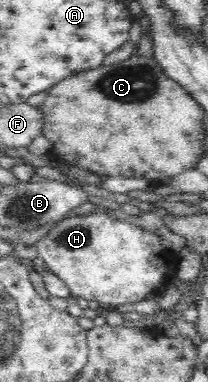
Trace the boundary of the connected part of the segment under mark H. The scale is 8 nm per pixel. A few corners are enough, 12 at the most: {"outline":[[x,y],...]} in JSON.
{"outline":[[104,211],[34,247],[44,267],[111,308],[164,288],[164,247]]}

